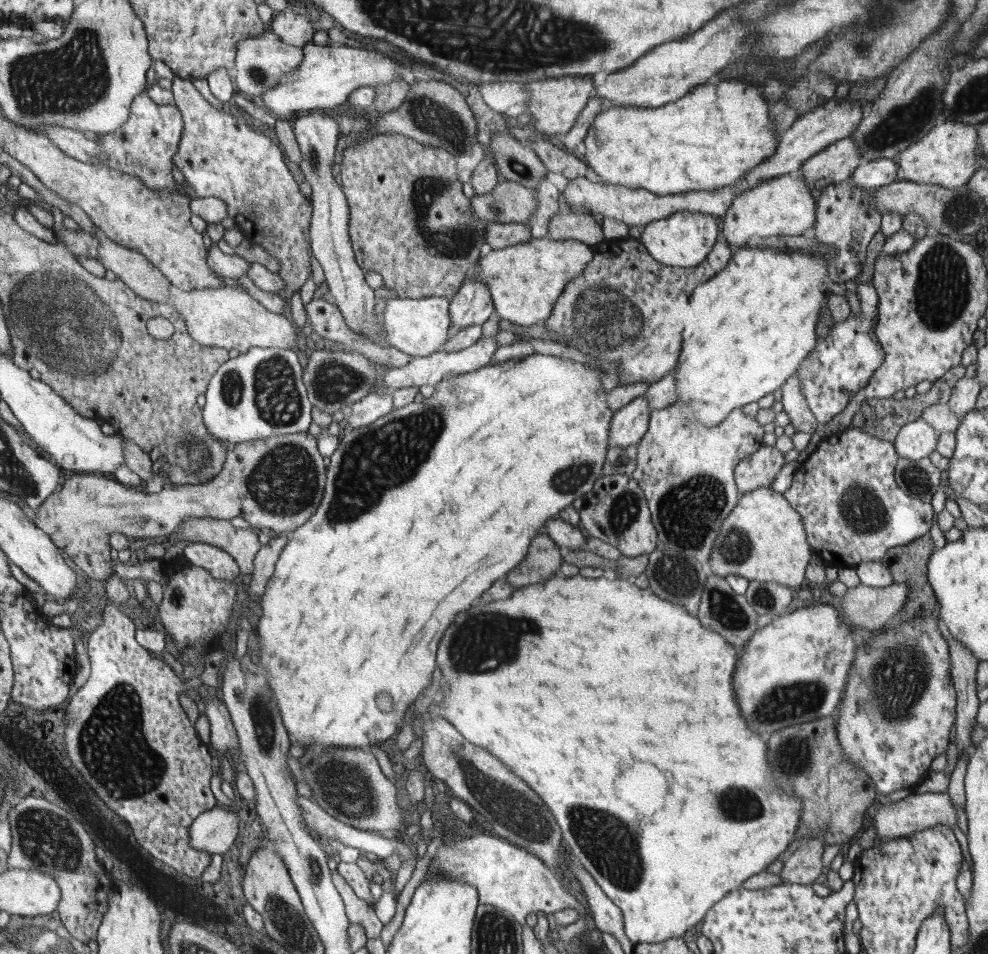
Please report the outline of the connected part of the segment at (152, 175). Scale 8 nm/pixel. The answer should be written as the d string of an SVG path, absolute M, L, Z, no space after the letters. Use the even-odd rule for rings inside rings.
M141 94L134 98L130 118L121 129L116 129L112 133L94 134L92 138L95 144L100 146L100 150L108 154L100 156L100 165L106 164L108 167L126 174L138 176L150 190L163 192L164 190L177 190L178 188L178 184L172 177L172 170L174 169L174 156L177 156L184 132L183 116L176 105L162 105L154 102L147 94Z

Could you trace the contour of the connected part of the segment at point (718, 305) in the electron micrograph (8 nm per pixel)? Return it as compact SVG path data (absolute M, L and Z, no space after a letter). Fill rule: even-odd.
M744 245L735 249L729 264L720 273L706 281L704 285L698 285L698 288L694 289L693 296L690 297L690 316L686 318L686 328L682 332L682 342L680 342L680 350L678 350L678 358L681 360L679 360L680 364L674 368L674 378L676 378L676 402L686 404L687 409L690 409L695 415L695 421L702 422L704 426L716 426L724 421L734 408L742 408L746 404L756 402L762 396L778 390L788 377L795 374L798 365L806 360L818 341L816 323L818 323L818 317L822 313L822 307L828 306L828 297L832 295L826 282L832 283L830 276L828 276L828 267L832 266L833 263L834 259L829 261L825 257L817 258L800 251L784 253L759 248L750 249Z

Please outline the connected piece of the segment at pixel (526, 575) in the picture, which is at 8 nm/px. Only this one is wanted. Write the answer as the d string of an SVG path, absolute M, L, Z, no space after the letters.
M539 532L533 539L529 556L526 556L522 564L514 568L513 572L504 576L511 588L522 588L529 584L548 581L550 577L558 573L564 562L563 549L545 533Z

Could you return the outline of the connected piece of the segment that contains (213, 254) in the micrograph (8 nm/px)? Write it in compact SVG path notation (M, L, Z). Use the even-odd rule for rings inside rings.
M212 242L206 256L206 265L216 274L233 279L246 275L247 269L251 266L219 242Z

